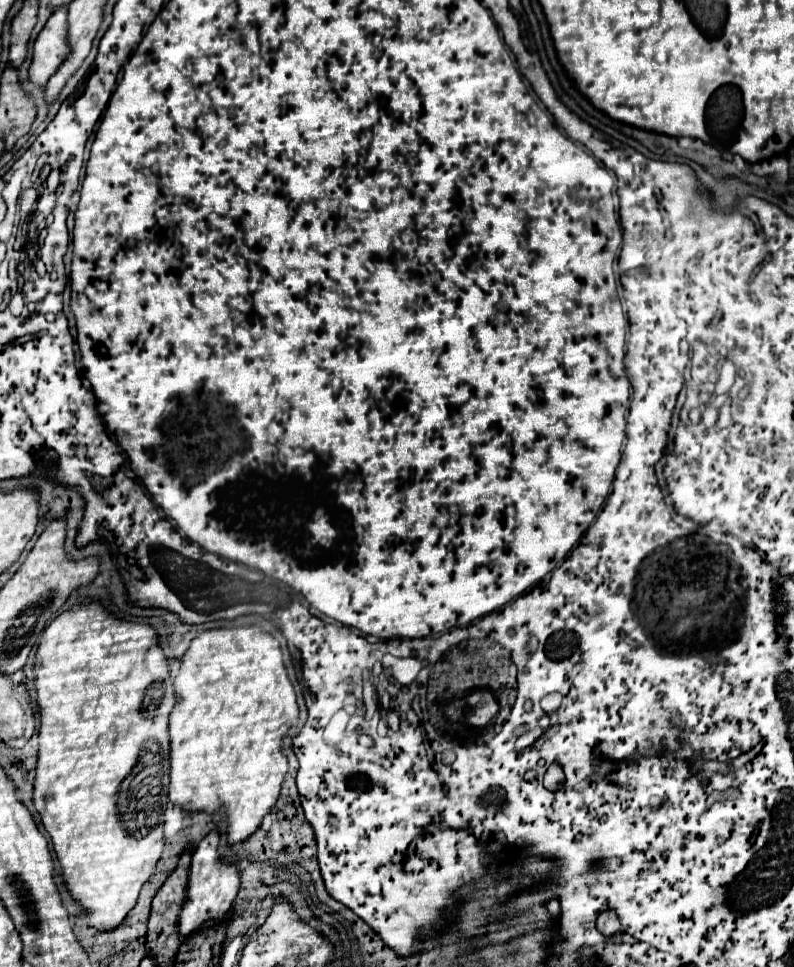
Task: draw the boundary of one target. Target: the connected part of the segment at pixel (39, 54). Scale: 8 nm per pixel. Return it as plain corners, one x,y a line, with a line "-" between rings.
68,8
56,10
34,42
28,80
36,86
44,86
54,74
56,66
60,66
62,58
66,58
66,54
70,52
70,48
66,46
66,10

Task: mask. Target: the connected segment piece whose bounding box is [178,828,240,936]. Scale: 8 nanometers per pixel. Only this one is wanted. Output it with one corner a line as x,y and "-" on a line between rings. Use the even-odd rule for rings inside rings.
212,828
210,834
206,838
202,838
194,850
192,866
190,866
190,880
188,880
188,900
186,900
180,920
178,920
182,936
188,936
194,930
200,930
202,924
206,924
206,922
222,920
230,912
230,908
236,900
236,894
240,890
240,870
236,864
226,864
218,856
218,844
220,844
218,828

